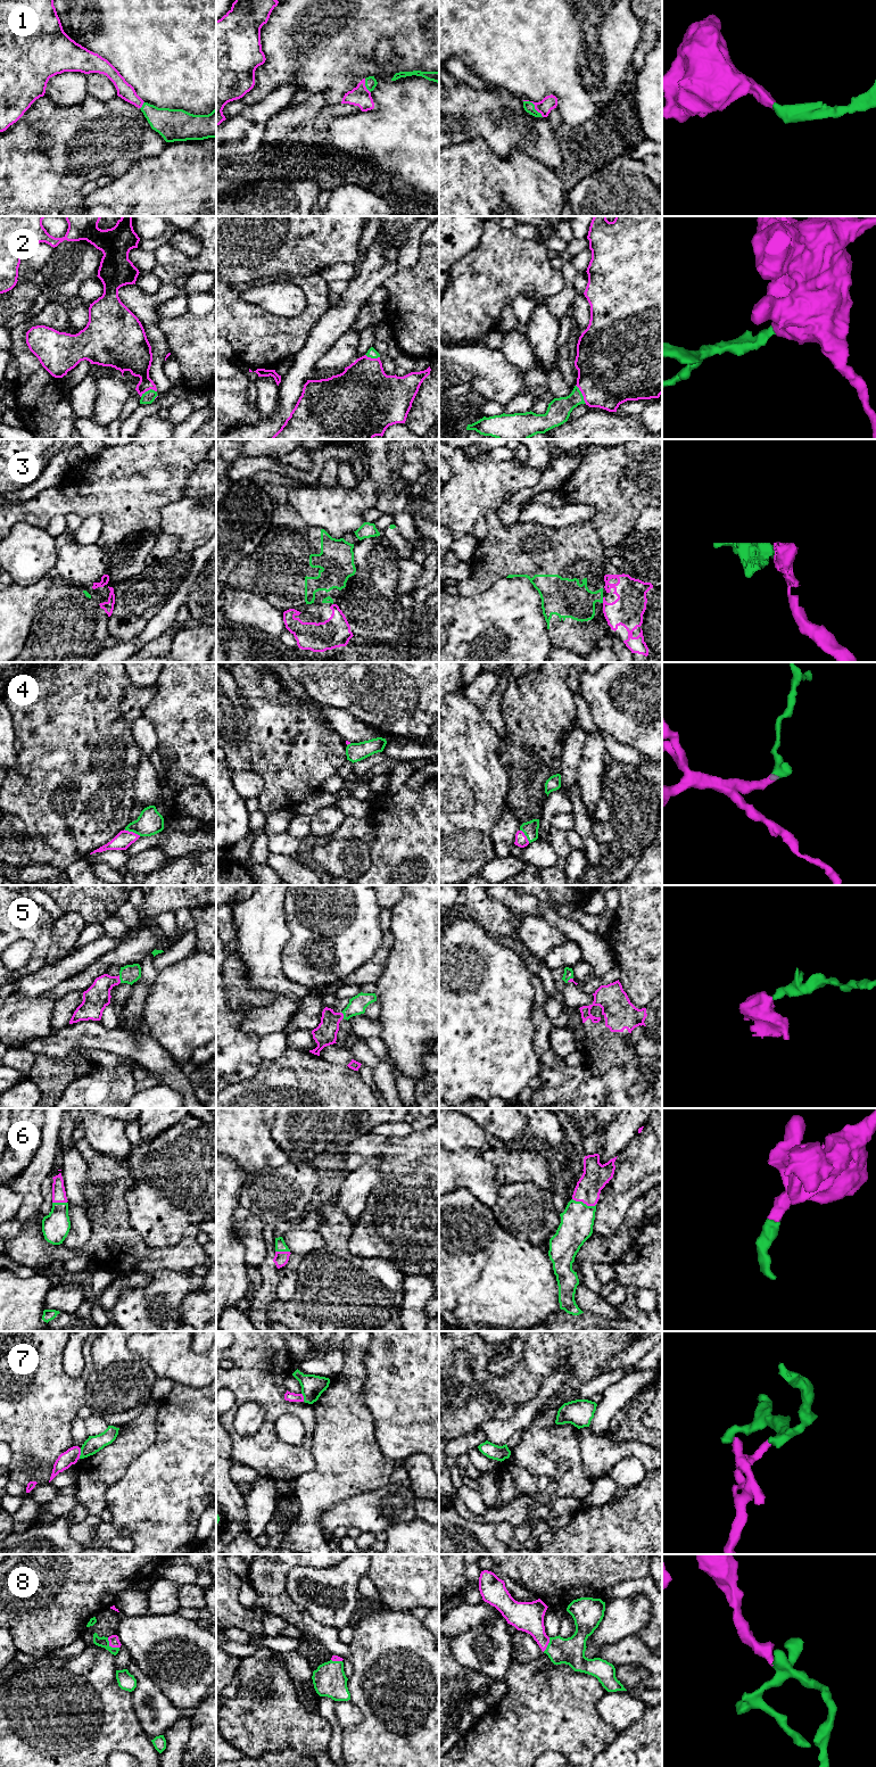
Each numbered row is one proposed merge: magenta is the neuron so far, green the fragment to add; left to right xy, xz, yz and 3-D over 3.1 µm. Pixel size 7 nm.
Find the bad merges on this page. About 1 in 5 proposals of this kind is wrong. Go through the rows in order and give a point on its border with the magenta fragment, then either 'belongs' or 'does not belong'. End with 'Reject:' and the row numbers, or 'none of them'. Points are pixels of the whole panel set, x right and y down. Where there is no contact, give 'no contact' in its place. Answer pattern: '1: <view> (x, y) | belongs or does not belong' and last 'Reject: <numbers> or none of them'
1: yz (535, 106) | belongs
2: yz (581, 393) | belongs
3: yz (603, 600) | does not belong
4: xy (132, 832) | belongs
5: xy (118, 979) | belongs
6: yz (585, 1203) | belongs
7: xy (80, 1453) | does not belong
8: xy (110, 1645) | belongs
Reject: 3, 7

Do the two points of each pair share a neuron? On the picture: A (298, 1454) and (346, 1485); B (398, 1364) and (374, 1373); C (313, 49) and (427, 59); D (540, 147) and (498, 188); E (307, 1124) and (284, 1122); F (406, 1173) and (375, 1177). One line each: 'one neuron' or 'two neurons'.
A: two neurons
B: one neuron
C: one neuron
D: two neurons
E: one neuron
F: two neurons

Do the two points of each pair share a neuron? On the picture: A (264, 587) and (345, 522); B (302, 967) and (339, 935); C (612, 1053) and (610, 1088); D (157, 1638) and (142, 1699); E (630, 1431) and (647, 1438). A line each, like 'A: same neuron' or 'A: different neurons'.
A: different neurons
B: same neuron
C: different neurons
D: different neurons
E: same neuron

